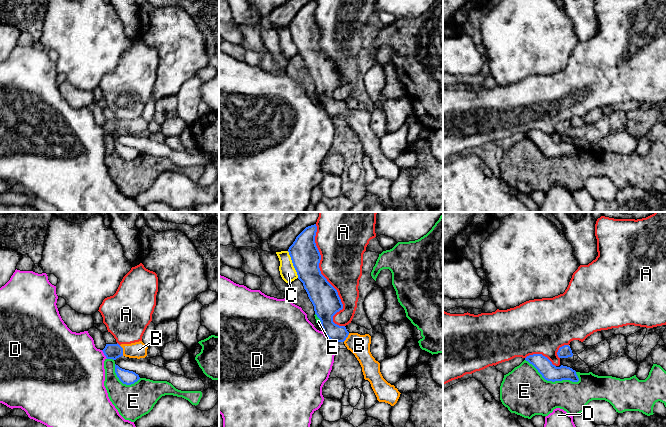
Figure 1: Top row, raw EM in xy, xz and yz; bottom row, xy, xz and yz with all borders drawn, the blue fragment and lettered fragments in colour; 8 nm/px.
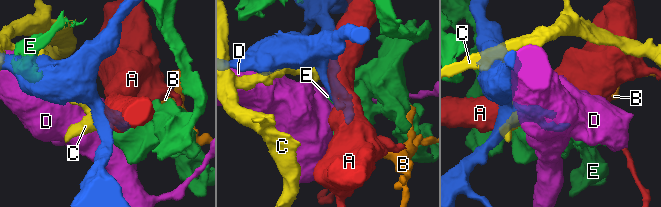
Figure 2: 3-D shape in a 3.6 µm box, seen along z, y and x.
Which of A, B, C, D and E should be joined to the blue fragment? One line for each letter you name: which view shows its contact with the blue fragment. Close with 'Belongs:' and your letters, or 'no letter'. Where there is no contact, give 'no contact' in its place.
B: contact in xy
Belongs: B

